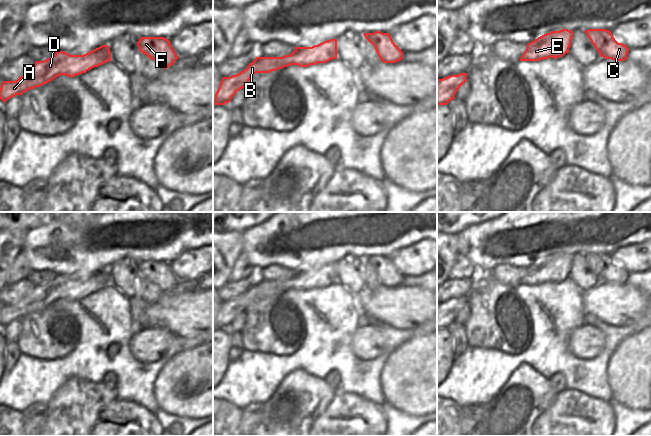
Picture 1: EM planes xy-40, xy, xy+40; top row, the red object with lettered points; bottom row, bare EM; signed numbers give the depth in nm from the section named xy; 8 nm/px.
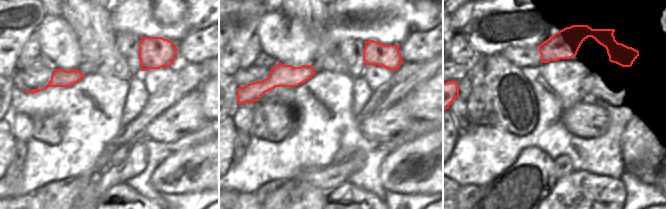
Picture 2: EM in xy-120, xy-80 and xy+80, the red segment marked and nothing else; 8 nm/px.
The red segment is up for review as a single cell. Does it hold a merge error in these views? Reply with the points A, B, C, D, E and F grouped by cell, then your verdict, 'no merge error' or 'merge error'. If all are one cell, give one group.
groups A B D E / C F; merge error

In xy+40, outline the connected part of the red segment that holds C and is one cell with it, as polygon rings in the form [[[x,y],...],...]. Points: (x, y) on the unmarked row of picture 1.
[[[602,255],[600,260],[603,264],[603,270],[600,276],[601,281],[614,285],[624,285],[627,283],[629,272],[622,267],[618,267],[611,258],[611,255]]]

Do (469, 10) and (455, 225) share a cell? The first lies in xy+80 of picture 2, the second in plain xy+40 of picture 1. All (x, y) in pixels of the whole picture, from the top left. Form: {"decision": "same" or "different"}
{"decision": "different"}

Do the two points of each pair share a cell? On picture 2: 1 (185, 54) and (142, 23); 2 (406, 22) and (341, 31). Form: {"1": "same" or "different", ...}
{"1": "different", "2": "same"}

